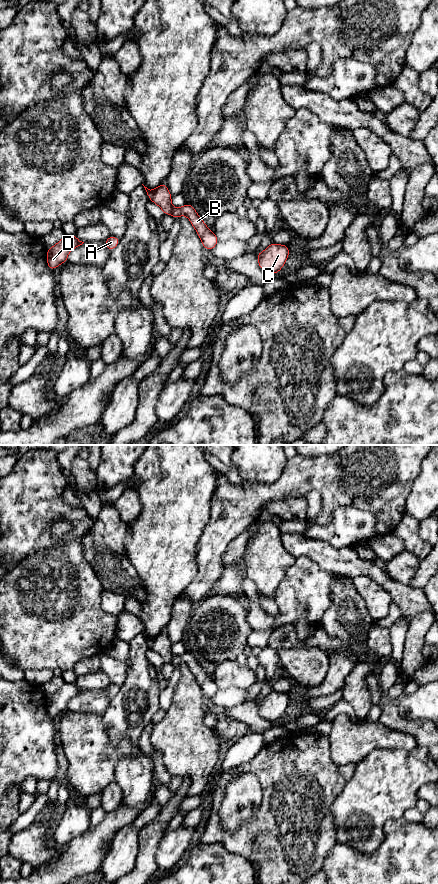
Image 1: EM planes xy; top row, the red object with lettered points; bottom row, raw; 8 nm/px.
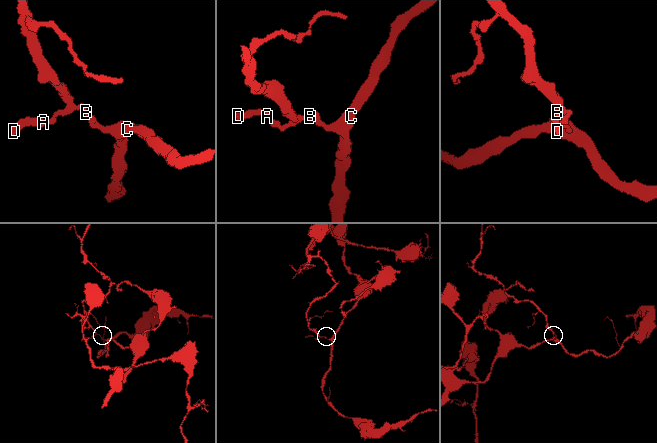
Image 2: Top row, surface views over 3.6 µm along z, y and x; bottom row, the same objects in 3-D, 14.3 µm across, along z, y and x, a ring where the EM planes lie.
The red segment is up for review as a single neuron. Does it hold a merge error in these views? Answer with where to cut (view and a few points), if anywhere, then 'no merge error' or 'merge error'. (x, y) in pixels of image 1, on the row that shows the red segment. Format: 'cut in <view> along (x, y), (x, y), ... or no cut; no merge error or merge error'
cut in xy along (173, 208), (170, 213); merge error

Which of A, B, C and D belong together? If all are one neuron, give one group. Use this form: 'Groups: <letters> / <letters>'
Groups: A D / B C

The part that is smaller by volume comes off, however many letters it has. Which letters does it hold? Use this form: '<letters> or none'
A, D

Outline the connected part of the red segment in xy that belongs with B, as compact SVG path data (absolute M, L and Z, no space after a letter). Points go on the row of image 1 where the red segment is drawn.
M186 203L180 208L173 208L171 215L175 219L178 219L181 215L186 215L195 228L205 249L211 251L217 245L219 240L215 232L207 228L207 225L200 218L193 205Z

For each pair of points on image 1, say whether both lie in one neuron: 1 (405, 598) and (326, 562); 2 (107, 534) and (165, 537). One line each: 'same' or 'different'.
1: same
2: different

